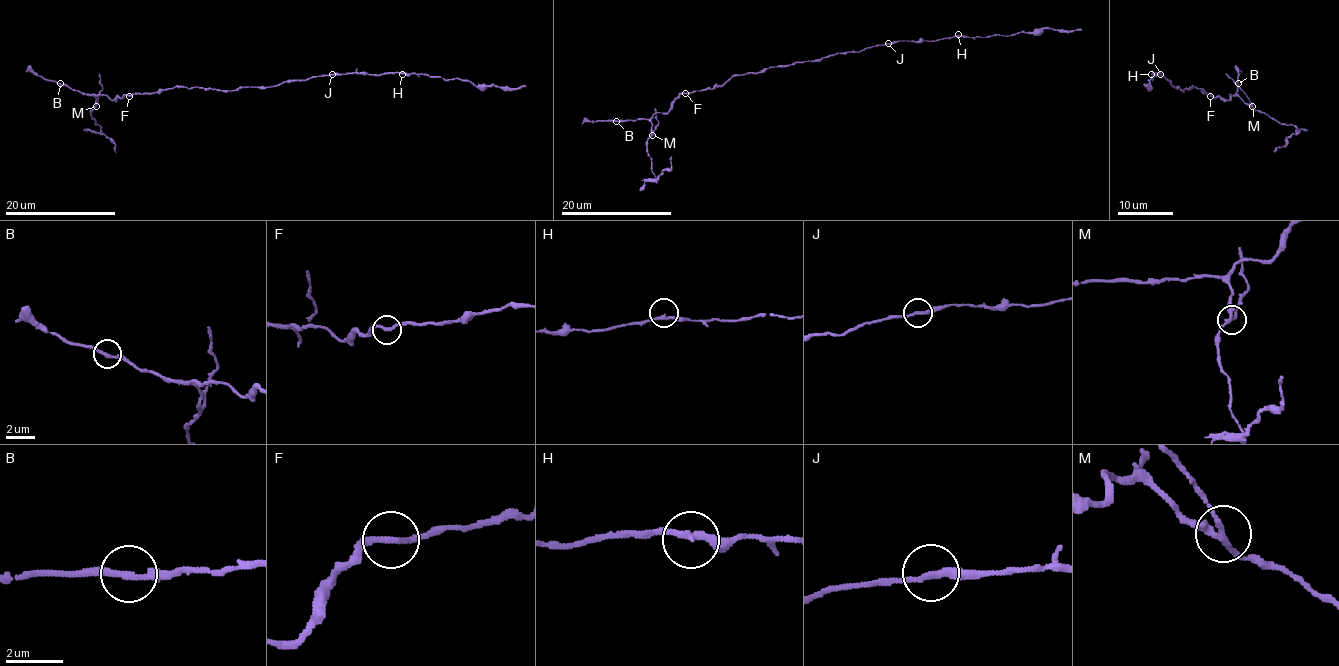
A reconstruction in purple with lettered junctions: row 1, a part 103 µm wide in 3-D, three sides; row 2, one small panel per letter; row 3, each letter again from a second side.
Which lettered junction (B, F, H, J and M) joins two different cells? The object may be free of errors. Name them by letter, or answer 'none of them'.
M

